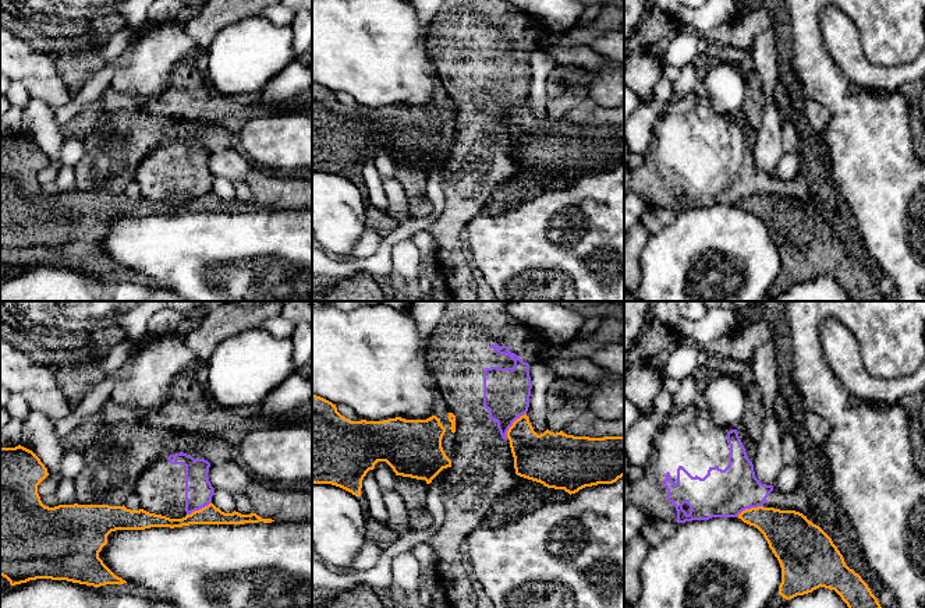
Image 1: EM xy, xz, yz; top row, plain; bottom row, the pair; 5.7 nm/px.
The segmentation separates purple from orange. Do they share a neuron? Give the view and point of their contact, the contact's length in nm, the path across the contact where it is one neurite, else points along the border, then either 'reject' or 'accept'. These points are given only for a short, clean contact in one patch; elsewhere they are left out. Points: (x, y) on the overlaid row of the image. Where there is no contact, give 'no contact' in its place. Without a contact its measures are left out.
contact xz (511, 424); length 190 nm; border xz (525, 413), (509, 428), (507, 438); reject

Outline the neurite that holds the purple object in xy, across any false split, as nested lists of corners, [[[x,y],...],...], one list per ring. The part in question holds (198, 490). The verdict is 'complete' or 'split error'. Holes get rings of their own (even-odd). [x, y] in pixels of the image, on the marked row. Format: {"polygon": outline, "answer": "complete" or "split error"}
{"polygon": [[[187,453],[159,457],[142,471],[135,494],[143,510],[182,519],[212,503],[210,463]]], "answer": "split error"}

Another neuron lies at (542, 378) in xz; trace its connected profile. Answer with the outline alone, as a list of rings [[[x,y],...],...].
[[[535,361],[529,364],[529,377],[532,389],[527,416],[534,431],[541,435],[547,430],[546,396],[557,375],[542,361]]]

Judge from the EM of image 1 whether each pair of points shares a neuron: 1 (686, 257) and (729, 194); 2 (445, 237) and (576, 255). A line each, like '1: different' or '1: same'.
1: different
2: different

